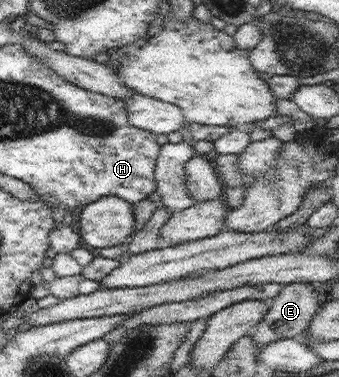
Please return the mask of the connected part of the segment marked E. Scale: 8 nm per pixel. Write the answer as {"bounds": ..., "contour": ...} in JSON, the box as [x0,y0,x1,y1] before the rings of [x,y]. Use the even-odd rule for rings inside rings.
{"bounds":[251,282,322,349],"contour":[[[299,282],[283,285],[281,291],[269,301],[269,305],[268,312],[258,325],[258,331],[251,336],[259,349],[275,340],[301,337],[301,334],[309,327],[314,315],[318,313],[322,301],[311,283]]]}

